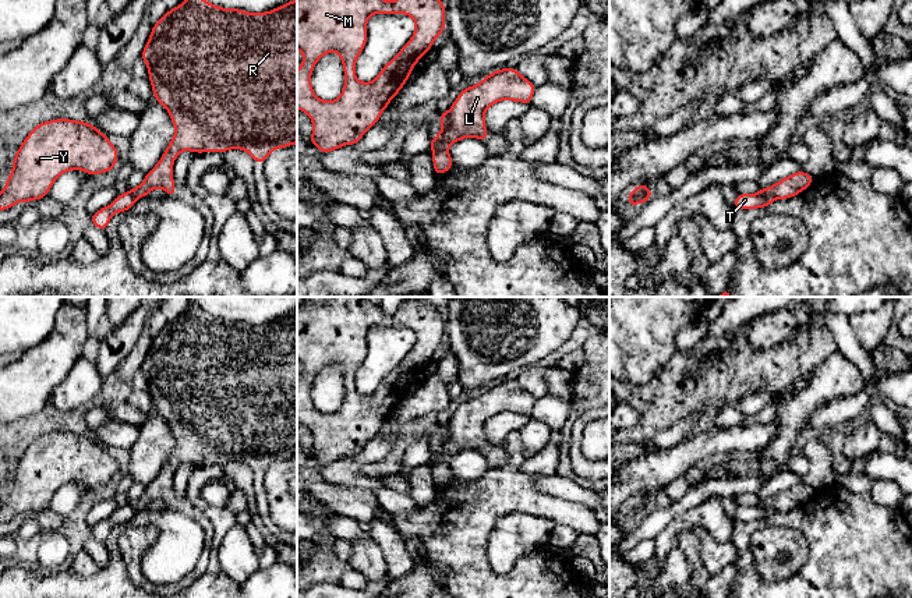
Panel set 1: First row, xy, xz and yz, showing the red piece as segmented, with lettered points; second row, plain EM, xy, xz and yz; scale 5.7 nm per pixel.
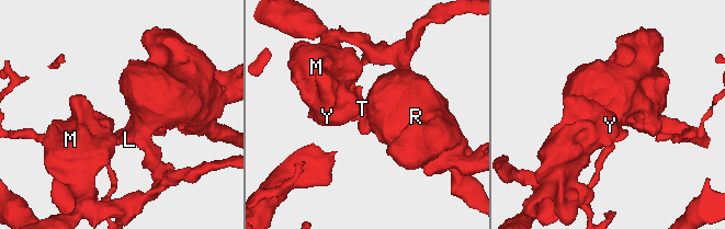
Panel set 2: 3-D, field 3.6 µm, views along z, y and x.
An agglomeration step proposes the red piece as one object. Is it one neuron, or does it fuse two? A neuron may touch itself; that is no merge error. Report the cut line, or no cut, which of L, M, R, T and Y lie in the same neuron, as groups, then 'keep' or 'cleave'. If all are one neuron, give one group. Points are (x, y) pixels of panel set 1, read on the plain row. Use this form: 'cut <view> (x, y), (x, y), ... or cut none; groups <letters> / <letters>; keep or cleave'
cut xz (449, 424), (445, 456), (434, 464); groups L M R Y / T; cleave

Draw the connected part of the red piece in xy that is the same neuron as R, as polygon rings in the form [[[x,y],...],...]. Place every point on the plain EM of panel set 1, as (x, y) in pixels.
[[[191,305],[176,321],[170,321],[153,339],[149,351],[142,362],[141,371],[148,379],[149,394],[153,401],[153,410],[166,420],[174,438],[174,447],[167,457],[160,473],[145,486],[144,493],[130,500],[130,505],[138,512],[148,509],[155,500],[163,500],[169,509],[176,505],[173,492],[173,475],[183,463],[195,466],[227,464],[231,461],[245,463],[259,477],[275,463],[297,456],[297,311],[266,325],[247,325],[240,321],[218,319],[195,305]]]

